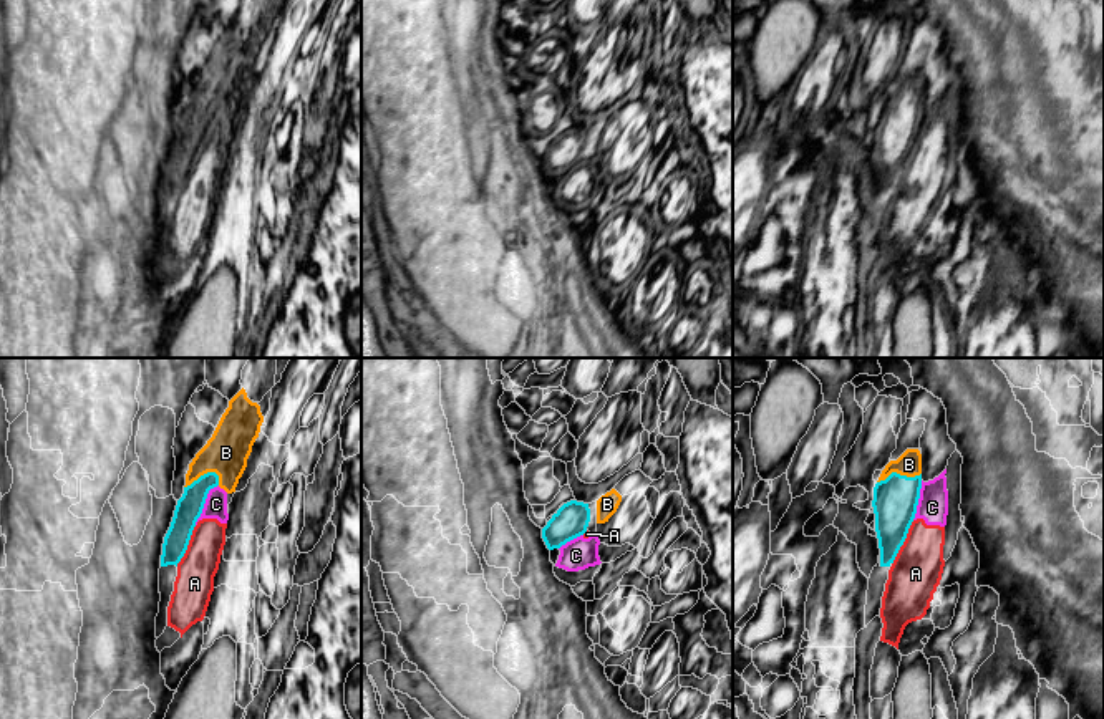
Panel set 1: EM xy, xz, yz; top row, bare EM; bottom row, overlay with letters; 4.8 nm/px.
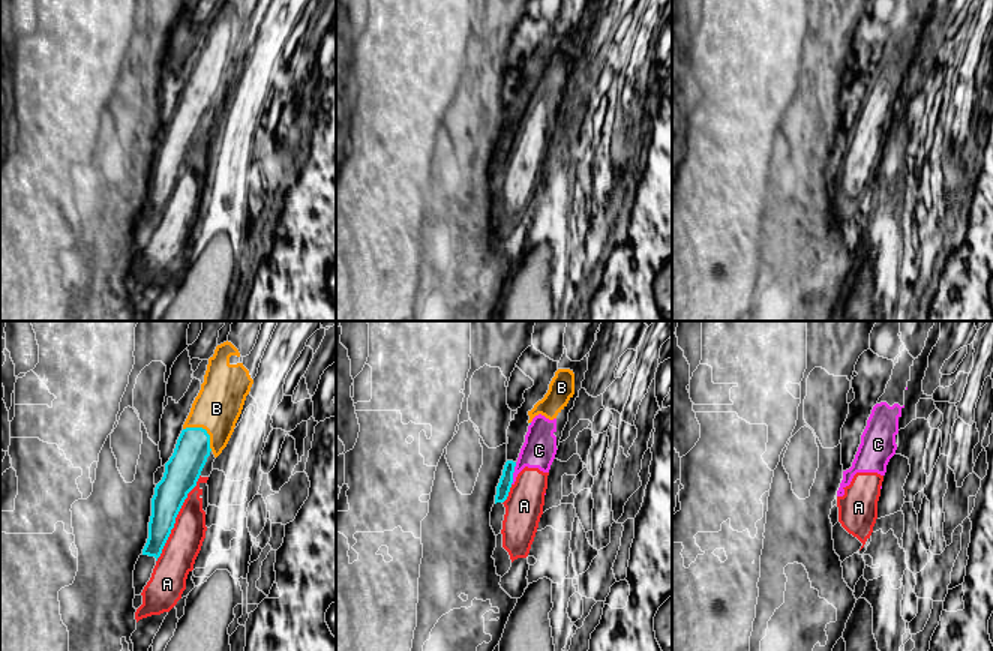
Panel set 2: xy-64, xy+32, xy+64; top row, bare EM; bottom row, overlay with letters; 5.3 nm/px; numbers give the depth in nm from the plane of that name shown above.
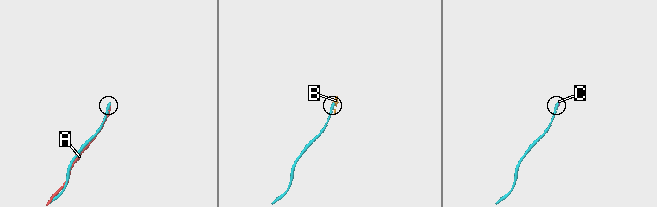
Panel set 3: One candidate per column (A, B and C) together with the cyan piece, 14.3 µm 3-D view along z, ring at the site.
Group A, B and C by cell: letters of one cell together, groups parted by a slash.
A C / B

